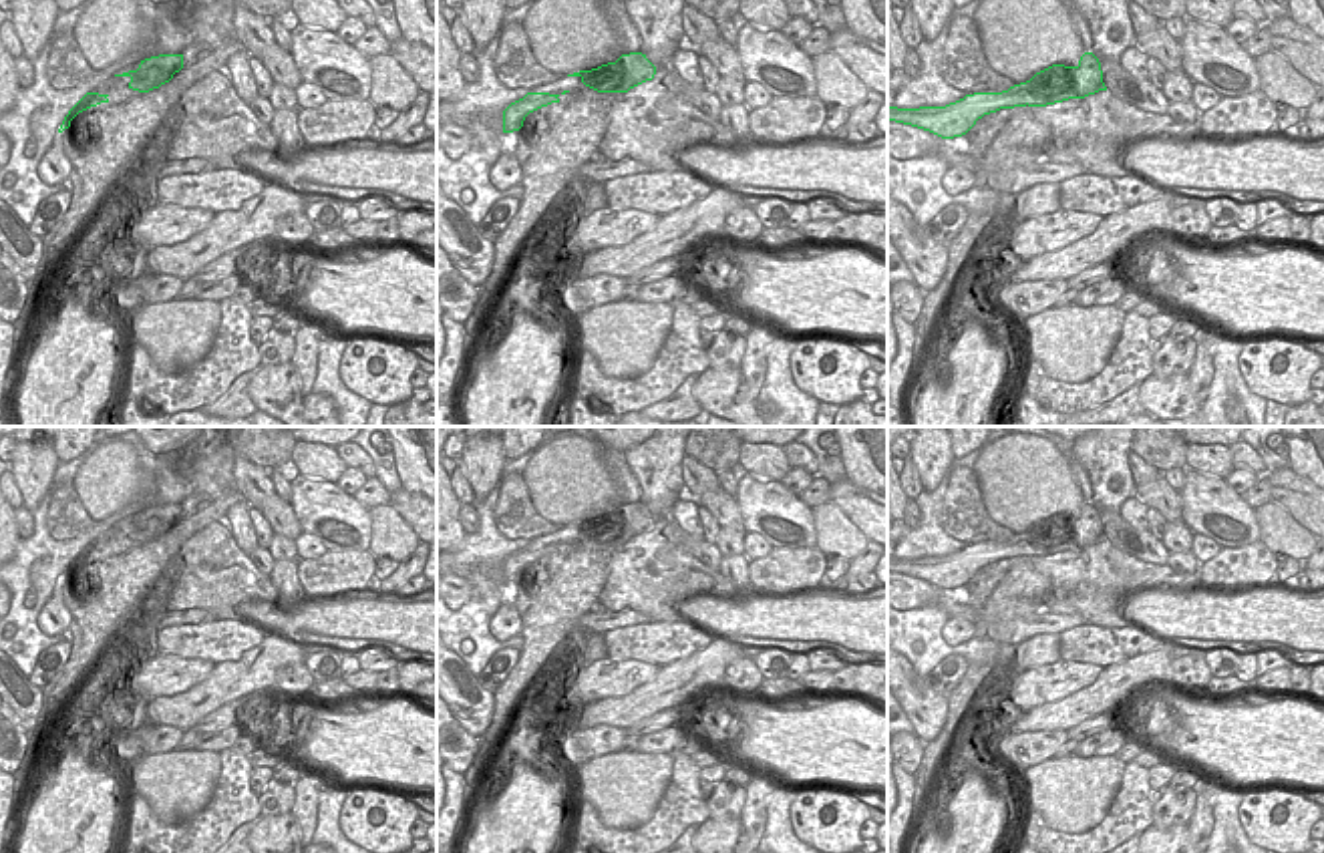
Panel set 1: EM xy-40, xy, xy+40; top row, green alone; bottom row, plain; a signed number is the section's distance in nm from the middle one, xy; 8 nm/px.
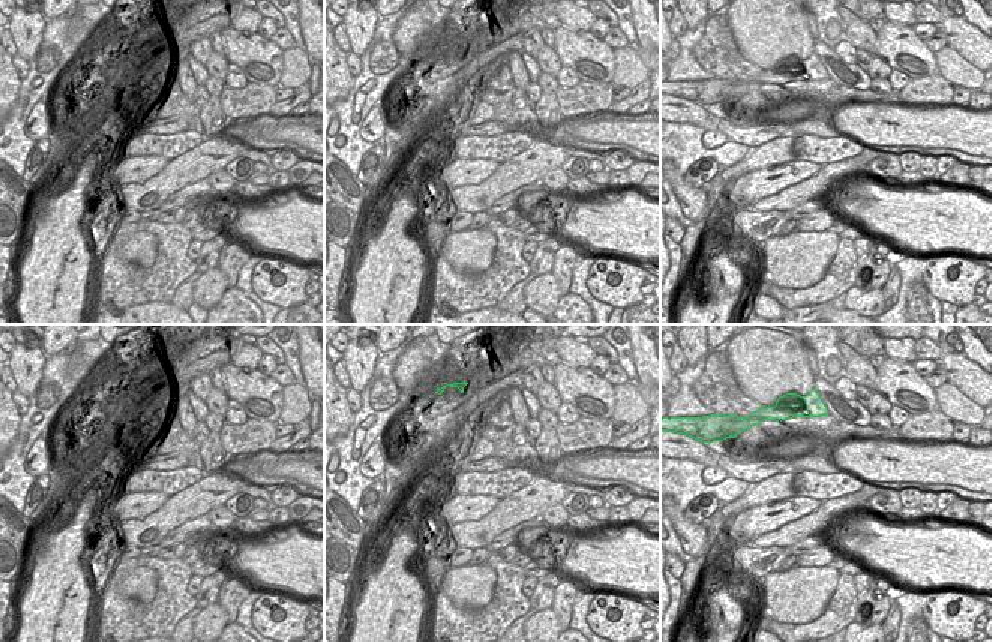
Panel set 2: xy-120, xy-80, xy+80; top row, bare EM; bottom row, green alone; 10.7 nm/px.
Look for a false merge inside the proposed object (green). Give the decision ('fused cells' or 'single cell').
single cell

